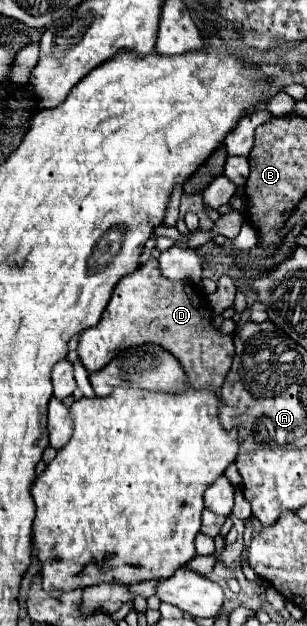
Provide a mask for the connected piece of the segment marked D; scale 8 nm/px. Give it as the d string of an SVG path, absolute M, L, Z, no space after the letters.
M150 259L146 265L118 281L100 323L80 335L78 355L86 371L94 373L106 367L122 349L142 343L158 343L174 353L188 375L188 383L194 389L210 387L212 393L218 393L222 387L234 359L232 335L220 335L212 329L204 297L182 281L162 277L156 259Z

